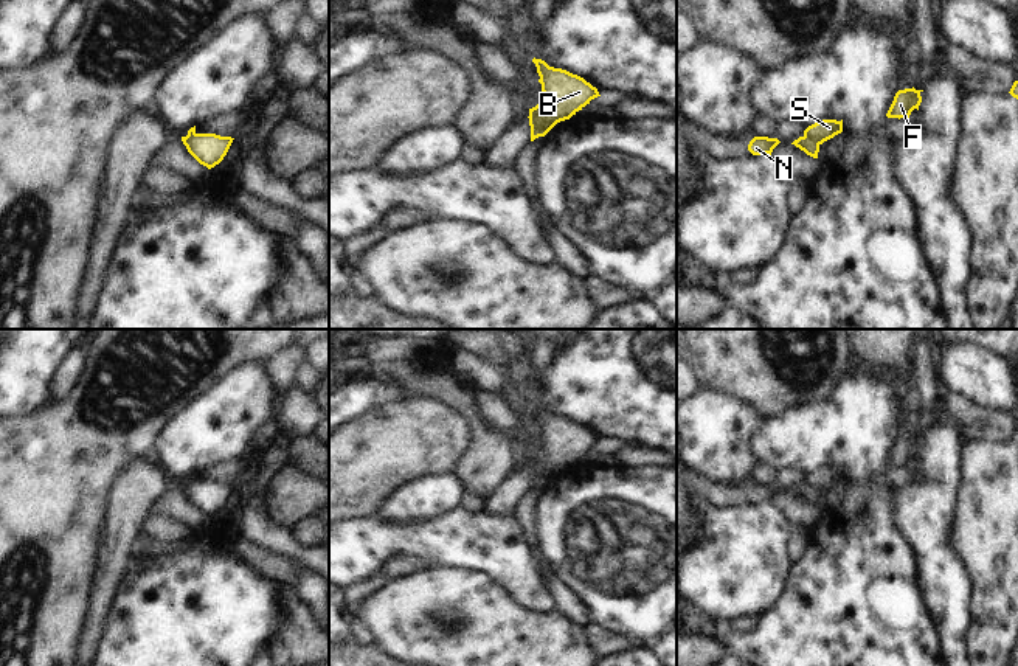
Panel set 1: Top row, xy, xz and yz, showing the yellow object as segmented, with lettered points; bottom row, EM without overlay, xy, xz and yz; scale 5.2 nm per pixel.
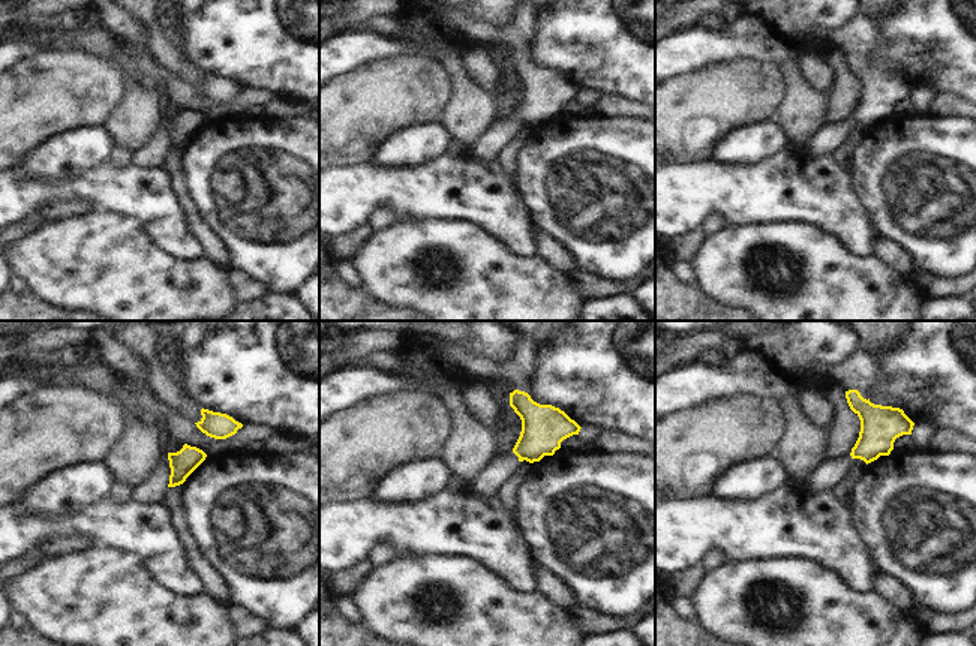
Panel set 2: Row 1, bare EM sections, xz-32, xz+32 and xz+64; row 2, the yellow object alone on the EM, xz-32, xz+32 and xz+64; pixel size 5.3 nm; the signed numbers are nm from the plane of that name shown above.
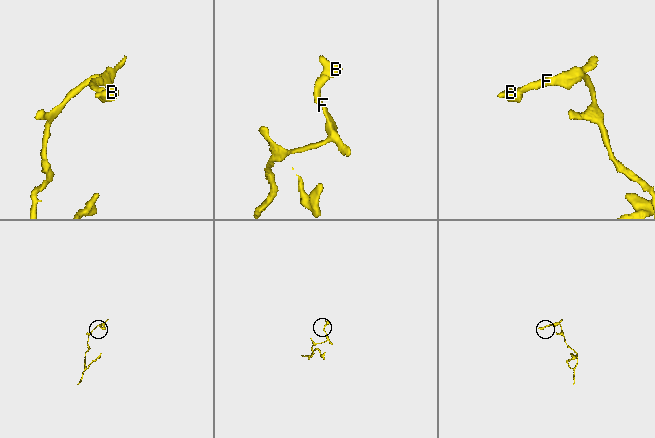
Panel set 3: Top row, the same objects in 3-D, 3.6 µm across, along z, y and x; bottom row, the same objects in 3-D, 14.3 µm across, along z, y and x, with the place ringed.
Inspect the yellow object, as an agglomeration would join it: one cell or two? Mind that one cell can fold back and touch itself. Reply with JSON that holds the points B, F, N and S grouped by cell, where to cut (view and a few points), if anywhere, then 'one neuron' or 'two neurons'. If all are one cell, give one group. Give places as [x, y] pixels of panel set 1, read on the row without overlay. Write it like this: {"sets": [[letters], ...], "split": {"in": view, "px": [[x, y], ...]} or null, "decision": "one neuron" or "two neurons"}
{"sets": [["B", "N"], ["F", "S"]], "split": {"in": "xz", "px": [[529, 461], [547, 464], [554, 472]]}, "decision": "two neurons"}

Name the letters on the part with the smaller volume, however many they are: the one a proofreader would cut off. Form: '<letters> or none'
B, N

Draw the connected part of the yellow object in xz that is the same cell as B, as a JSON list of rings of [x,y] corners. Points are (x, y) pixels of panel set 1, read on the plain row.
[[[532,407],[540,424],[543,449],[529,456],[529,463],[540,463],[554,472],[570,467],[591,447],[601,444],[597,436],[583,425],[562,416],[549,415],[542,407]]]

